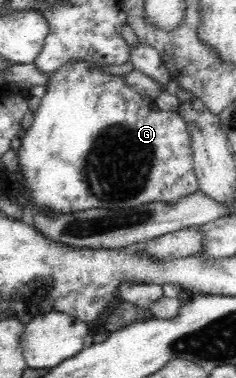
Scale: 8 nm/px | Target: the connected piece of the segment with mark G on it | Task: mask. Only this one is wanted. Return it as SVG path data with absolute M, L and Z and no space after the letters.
M70 60L66 62L48 79L46 86L46 94L42 97L40 107L34 113L34 123L25 131L25 135L21 139L22 145L17 151L21 182L23 187L29 191L30 205L38 205L43 211L46 207L58 214L70 214L92 209L130 210L139 207L138 205L144 205L144 203L152 203L152 201L174 203L174 201L198 191L199 183L192 161L192 137L186 121L178 112L168 114L161 111L154 105L155 101L152 98L144 98L132 87L129 87L125 77L110 75L100 67L96 67L91 61Z

